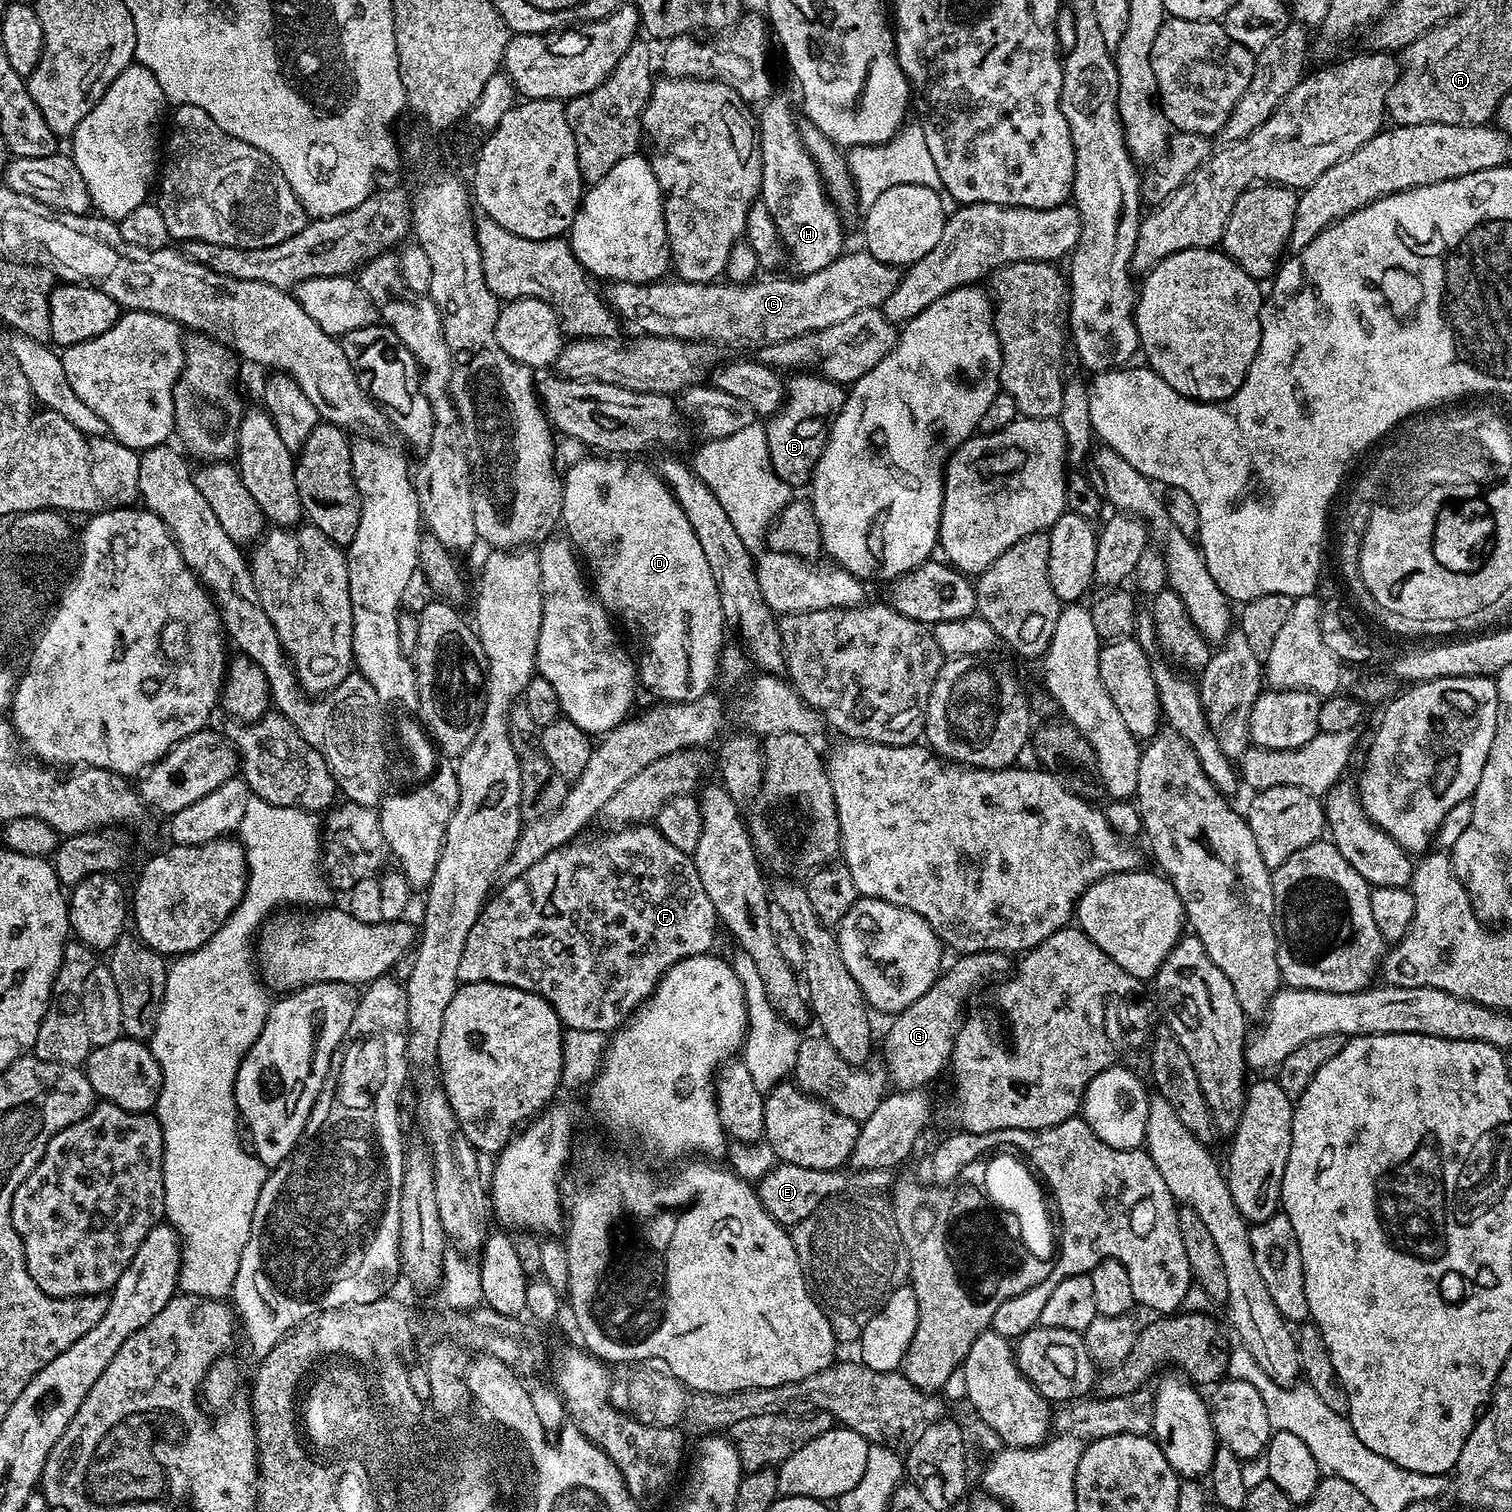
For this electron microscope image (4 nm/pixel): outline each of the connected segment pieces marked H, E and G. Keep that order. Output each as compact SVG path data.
M772 96L760 108L758 151L762 170L760 196L780 235L787 259L788 256L792 259L800 276L809 276L830 266L846 248L844 232L840 229L841 213L824 191L820 171L800 137L800 124L792 113L792 104L784 96Z
M783 1162L777 1163L765 1176L758 1181L758 1195L762 1206L777 1222L785 1226L794 1226L802 1222L802 1218L810 1218L818 1206L822 1206L824 1200L839 1197L847 1188L861 1188L864 1192L880 1192L889 1187L889 1173L882 1168L874 1170L837 1170L823 1172L822 1170L810 1170L806 1166L794 1166Z
M975 952L969 956L961 955L957 960L960 961L949 972L947 969L934 982L934 986L922 994L922 998L891 1017L892 1025L884 1036L883 1059L893 1089L901 1092L923 1089L928 1086L924 1084L930 1083L943 1066L945 1069L950 1060L954 1037L965 1015L964 1003L968 995L995 972L1009 971L1009 957L1002 952Z

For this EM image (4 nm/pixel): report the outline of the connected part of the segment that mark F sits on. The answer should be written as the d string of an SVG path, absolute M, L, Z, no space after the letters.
M651 823L620 826L608 831L612 832L606 833L605 836L592 836L589 840L576 838L571 843L564 844L550 854L546 854L546 858L534 862L534 866L530 866L526 874L507 881L503 885L504 889L500 893L497 891L485 903L462 950L459 979L463 983L505 984L511 988L536 992L543 1000L552 1004L565 1029L611 1034L616 1029L624 1027L624 1021L651 996L656 984L670 970L670 966L674 966L679 960L685 960L691 956L703 956L713 951L712 943L716 940L718 921L714 902L710 902L710 894L706 894L706 886L702 886L702 878L698 878L695 859L689 853L672 845Z

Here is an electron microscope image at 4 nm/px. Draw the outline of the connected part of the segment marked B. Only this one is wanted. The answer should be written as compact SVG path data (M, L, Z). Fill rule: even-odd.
M811 370L801 371L793 376L796 377L787 381L784 403L777 412L767 417L764 424L766 446L770 450L770 462L774 474L778 474L778 478L782 478L782 482L786 482L789 486L807 485L811 481L818 458L824 453L824 447L828 444L828 432L832 428L832 423L836 421L836 416L842 410L846 395L845 385L836 384Z

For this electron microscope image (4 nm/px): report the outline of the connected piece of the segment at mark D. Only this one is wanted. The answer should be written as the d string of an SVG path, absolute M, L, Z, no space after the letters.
M608 458L596 459L600 460L580 460L562 476L562 528L569 532L573 549L583 557L594 595L613 617L628 616L629 622L636 624L640 644L644 647L644 657L638 660L643 687L645 684L652 688L661 701L674 704L709 695L708 680L716 680L718 676L720 649L726 644L726 625L706 554L700 552L698 538L692 536L692 527L684 518L682 506L668 491L659 471L644 472L636 458L619 459L622 460L619 464L611 464Z

